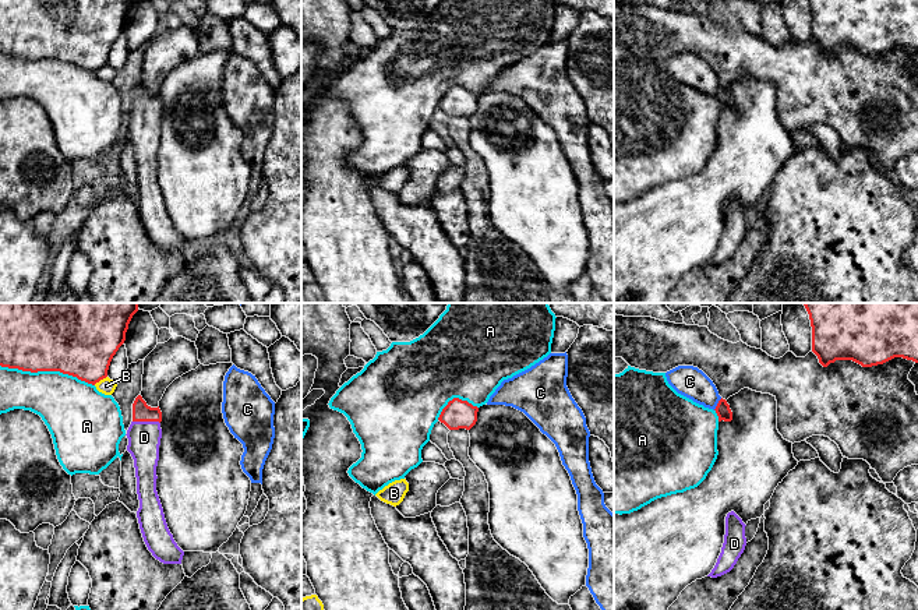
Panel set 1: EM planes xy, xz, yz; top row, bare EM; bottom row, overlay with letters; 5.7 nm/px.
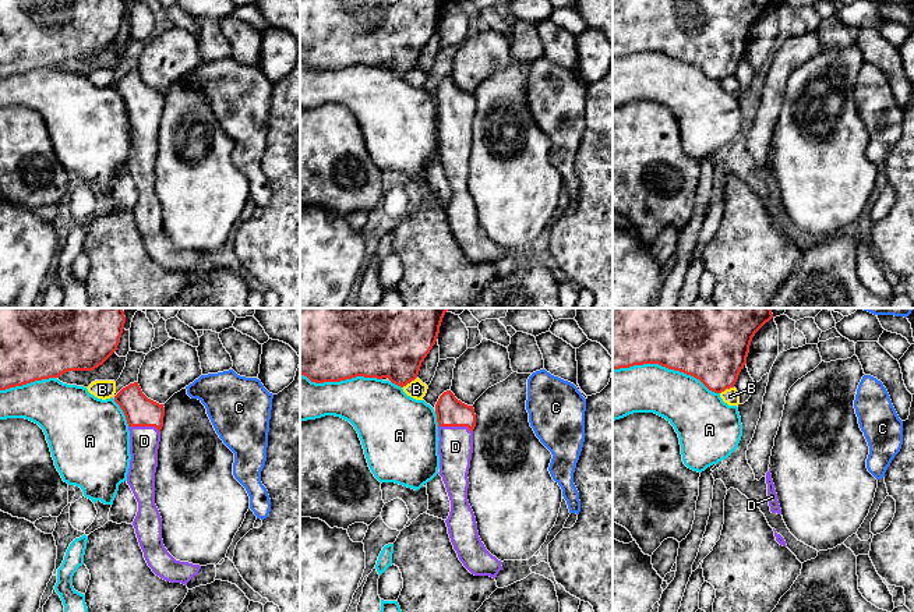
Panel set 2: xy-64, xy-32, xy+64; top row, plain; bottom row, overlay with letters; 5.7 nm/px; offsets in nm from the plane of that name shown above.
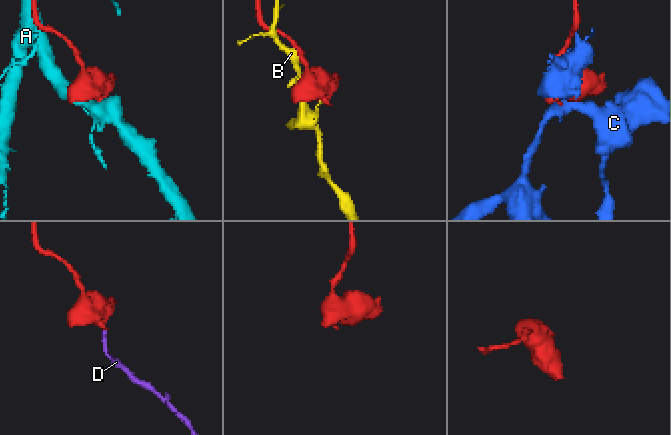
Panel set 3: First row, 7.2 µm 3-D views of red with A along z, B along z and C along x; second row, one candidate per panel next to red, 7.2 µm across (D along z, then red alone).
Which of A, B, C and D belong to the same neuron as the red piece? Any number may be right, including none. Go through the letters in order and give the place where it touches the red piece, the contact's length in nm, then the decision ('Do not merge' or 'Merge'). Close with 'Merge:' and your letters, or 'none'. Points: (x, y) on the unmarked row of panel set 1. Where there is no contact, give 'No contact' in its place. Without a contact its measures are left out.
A: Touches red at xy (48, 57). Shared border 550 nm. Do not merge
B: Touches red at xy (99, 67). Shared border 90 nm. Do not merge
C: Touches red at yz (717, 91). Shared border 90 nm. Do not merge
D: Touches red at xy (147, 108). Shared border 160 nm. Merge
Merge: D

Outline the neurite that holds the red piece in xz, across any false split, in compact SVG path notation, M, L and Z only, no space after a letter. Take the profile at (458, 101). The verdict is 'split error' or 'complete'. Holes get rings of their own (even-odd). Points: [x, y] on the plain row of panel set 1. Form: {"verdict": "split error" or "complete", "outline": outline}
{"verdict": "complete", "outline": "M453 85L442 96L438 107L444 110L449 117L470 117L477 109L477 99L477 94L473 94L467 88Z"}

